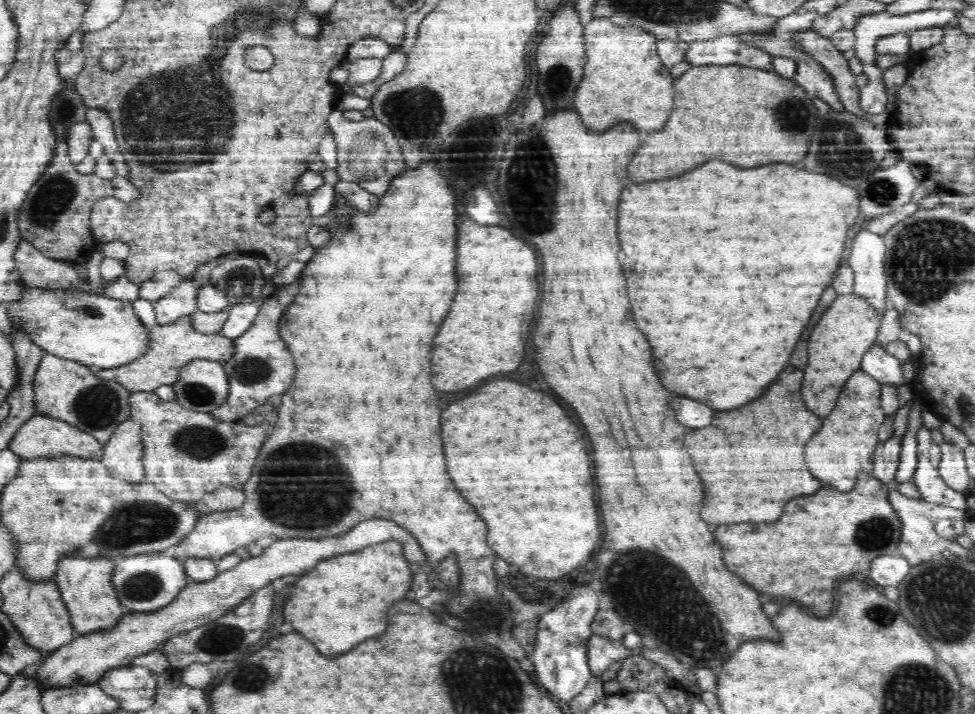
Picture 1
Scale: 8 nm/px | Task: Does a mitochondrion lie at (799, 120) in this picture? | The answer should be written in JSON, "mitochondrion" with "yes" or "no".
{"mitochondrion":"yes"}

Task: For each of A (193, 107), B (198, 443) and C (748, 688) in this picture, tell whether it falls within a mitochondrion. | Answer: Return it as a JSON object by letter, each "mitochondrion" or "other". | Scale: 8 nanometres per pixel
{"A":"mitochondrion","B":"mitochondrion","C":"other"}

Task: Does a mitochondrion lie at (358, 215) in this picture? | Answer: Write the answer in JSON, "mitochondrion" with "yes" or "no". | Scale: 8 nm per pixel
{"mitochondrion":"no"}

